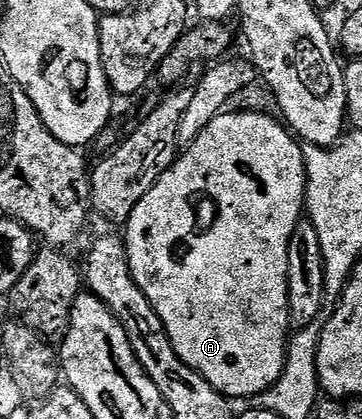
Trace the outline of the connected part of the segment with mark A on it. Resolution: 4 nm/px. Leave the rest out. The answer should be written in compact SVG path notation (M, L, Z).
M242 110L239 114L230 113L223 112L214 117L208 128L204 128L200 136L196 136L194 143L185 147L175 157L172 165L160 176L160 180L156 180L148 196L144 196L140 204L136 204L132 216L124 224L124 245L130 275L144 292L144 296L148 296L152 308L160 316L172 348L178 353L180 360L184 360L184 364L191 366L197 374L204 376L204 380L208 380L212 388L225 394L227 399L253 400L256 395L276 384L286 363L286 348L292 334L288 308L288 244L292 240L292 232L296 232L296 224L304 218L306 165L302 146L277 117L274 119L270 114L257 114L254 110Z

